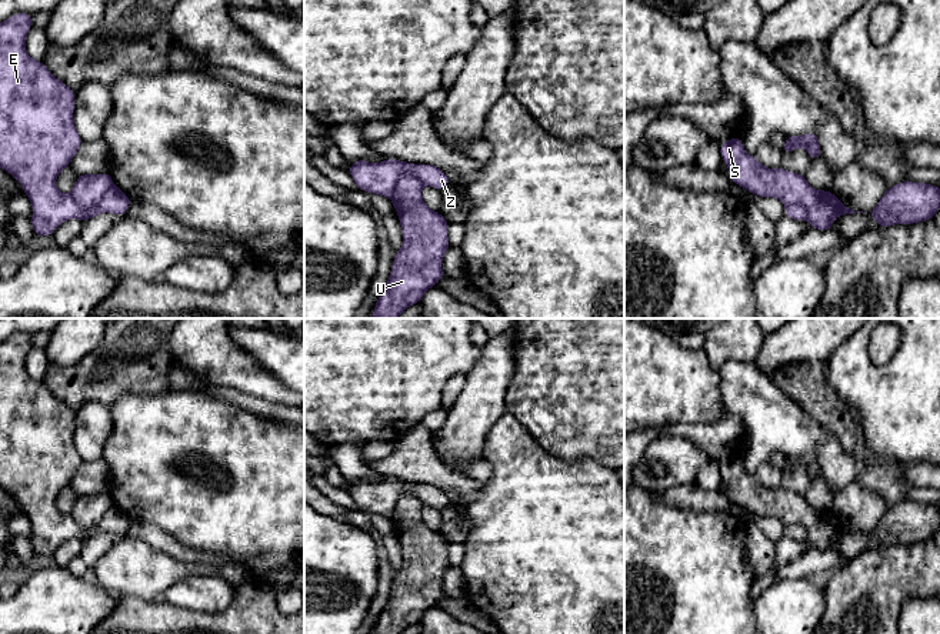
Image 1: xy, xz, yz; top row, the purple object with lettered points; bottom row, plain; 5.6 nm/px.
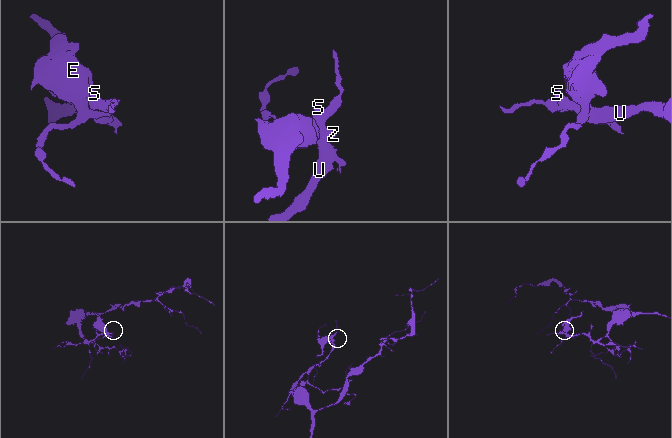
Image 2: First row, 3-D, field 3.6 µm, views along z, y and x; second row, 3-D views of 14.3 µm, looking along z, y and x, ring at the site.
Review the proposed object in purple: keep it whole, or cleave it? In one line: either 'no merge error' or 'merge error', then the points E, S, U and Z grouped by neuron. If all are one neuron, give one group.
merge error; E Z / S U

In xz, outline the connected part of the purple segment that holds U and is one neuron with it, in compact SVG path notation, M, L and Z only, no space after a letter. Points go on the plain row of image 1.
M403 494L390 517L399 534L403 565L396 571L391 593L373 634L403 633L420 623L423 614L444 597L441 580L451 567L449 541L424 524L421 508L421 500Z

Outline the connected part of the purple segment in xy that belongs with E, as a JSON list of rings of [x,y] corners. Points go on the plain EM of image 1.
[[[14,333],[0,343],[0,488],[11,494],[29,517],[36,555],[51,555],[70,538],[84,543],[100,533],[124,537],[131,518],[114,504],[91,530],[80,528],[70,514],[56,508],[56,497],[69,487],[83,460],[73,438],[76,413],[26,371],[31,337],[31,333]]]

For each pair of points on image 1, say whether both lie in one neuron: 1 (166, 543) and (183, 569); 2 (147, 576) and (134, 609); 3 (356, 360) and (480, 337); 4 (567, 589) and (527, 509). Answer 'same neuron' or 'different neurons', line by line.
1: different neurons
2: different neurons
3: different neurons
4: same neuron

